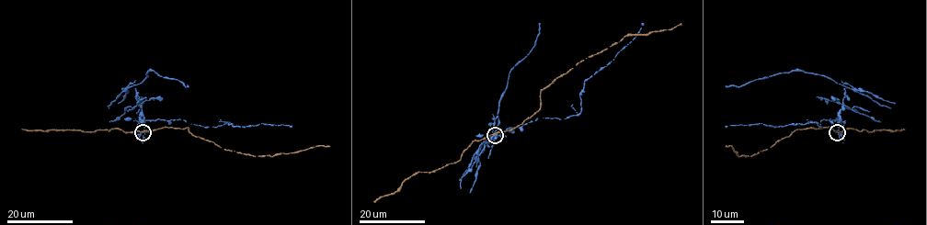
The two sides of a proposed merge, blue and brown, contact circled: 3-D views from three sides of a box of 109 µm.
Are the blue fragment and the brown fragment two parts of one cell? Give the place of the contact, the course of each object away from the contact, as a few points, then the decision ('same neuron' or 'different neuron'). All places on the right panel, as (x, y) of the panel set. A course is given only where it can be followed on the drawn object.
(837, 132) | blue via (837, 131), (839, 120), (829, 118), (821, 120), (821, 127), (813, 123), (726, 127) | brown via (836, 131), (829, 127), (795, 129), (788, 137), (752, 155), (738, 156), (731, 146), (726, 147) | different neuron

